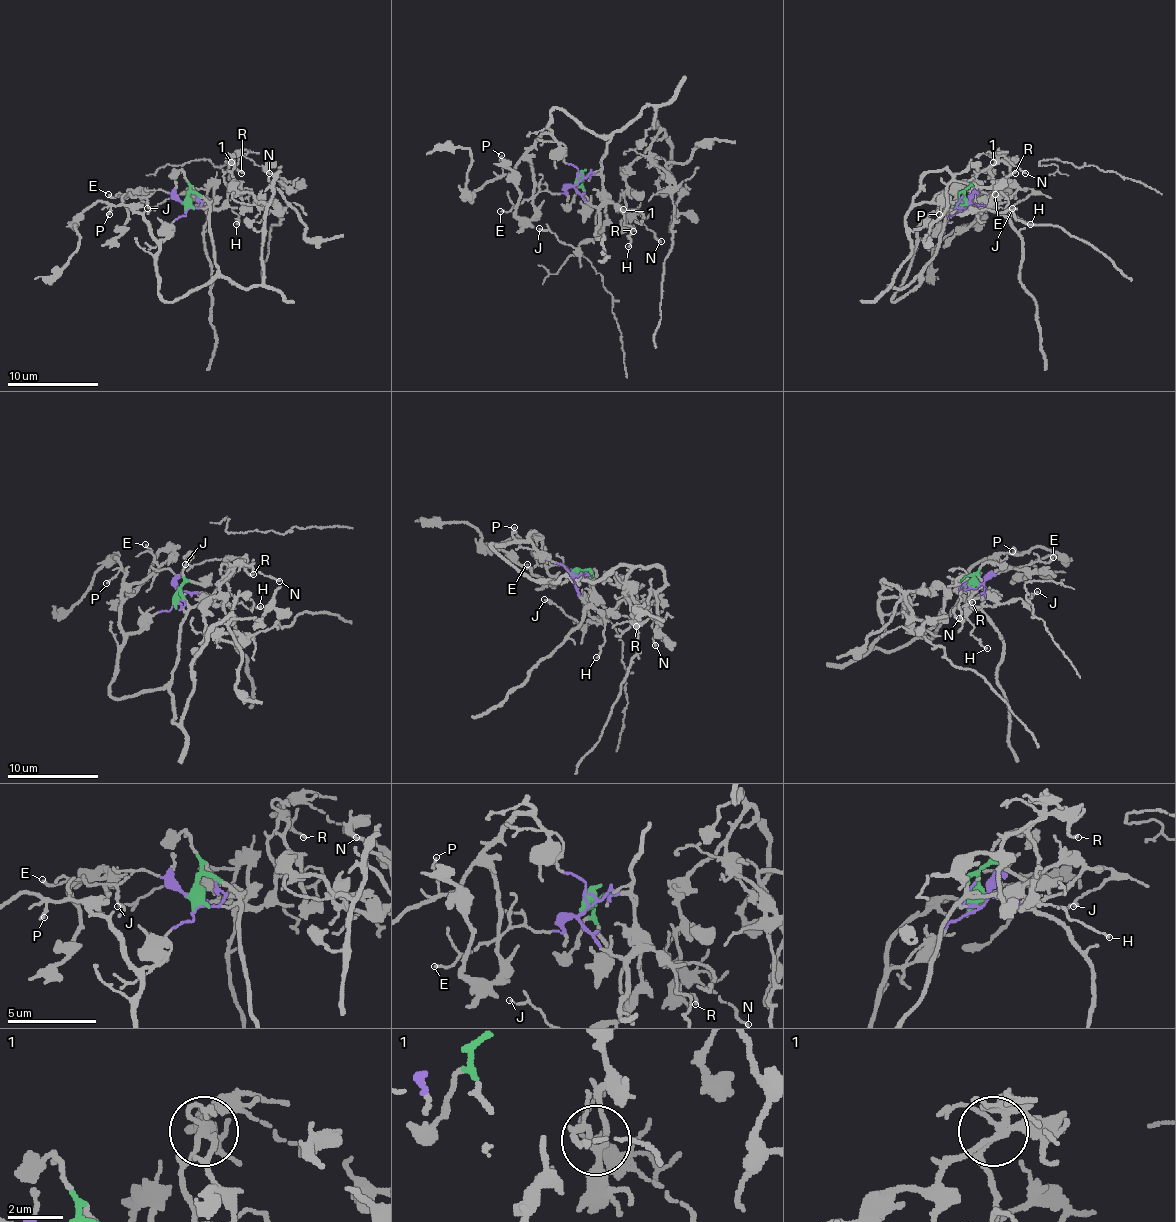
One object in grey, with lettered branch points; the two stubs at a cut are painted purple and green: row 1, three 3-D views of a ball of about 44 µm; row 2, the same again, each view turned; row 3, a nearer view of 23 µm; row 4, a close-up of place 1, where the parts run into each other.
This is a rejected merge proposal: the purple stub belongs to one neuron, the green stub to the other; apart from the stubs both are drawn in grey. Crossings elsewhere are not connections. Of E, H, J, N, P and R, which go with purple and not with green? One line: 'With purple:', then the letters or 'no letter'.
With purple: E, H, J, N

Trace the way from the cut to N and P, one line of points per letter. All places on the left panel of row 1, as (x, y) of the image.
N: (187, 207), (183, 203), (222, 205), (226, 191), (224, 173), (235, 155), (244, 155), (269, 173)
P: (187, 207), (192, 191), (208, 203), (217, 271), (169, 301), (158, 292), (151, 226), (128, 205), (110, 214)

